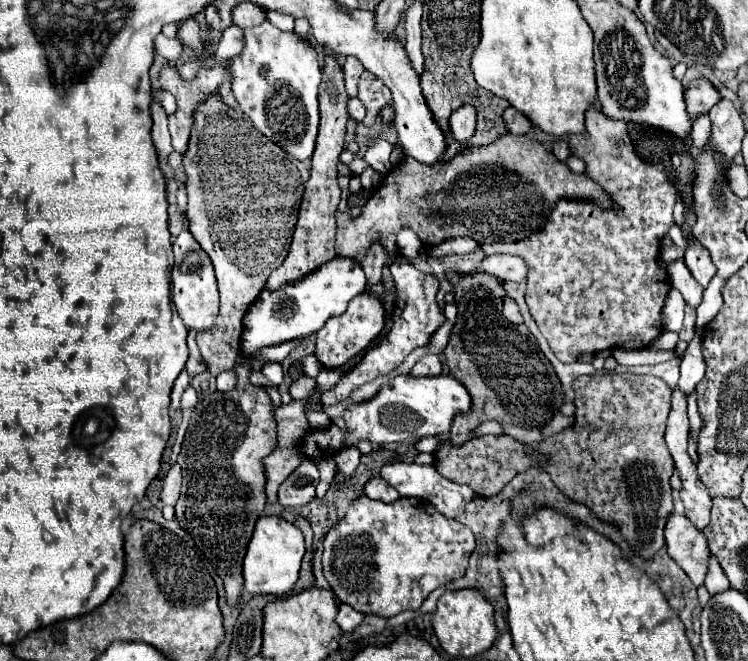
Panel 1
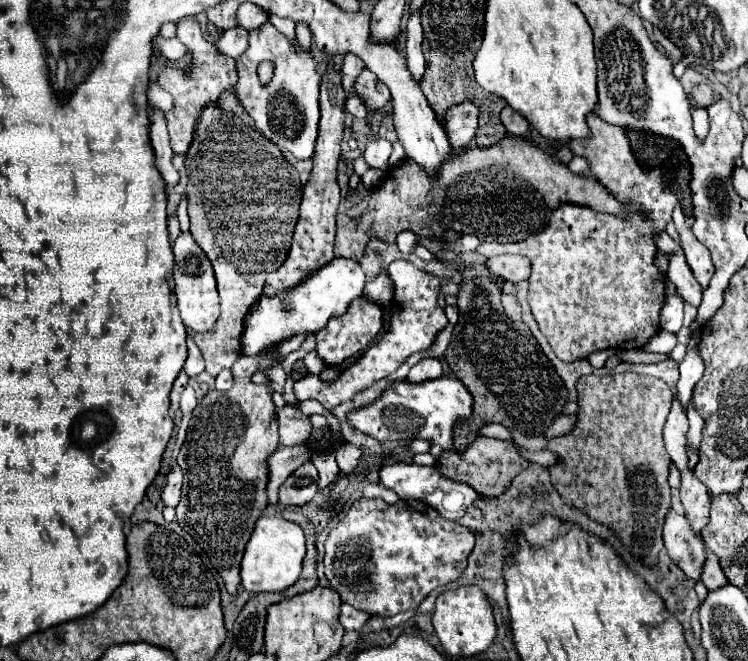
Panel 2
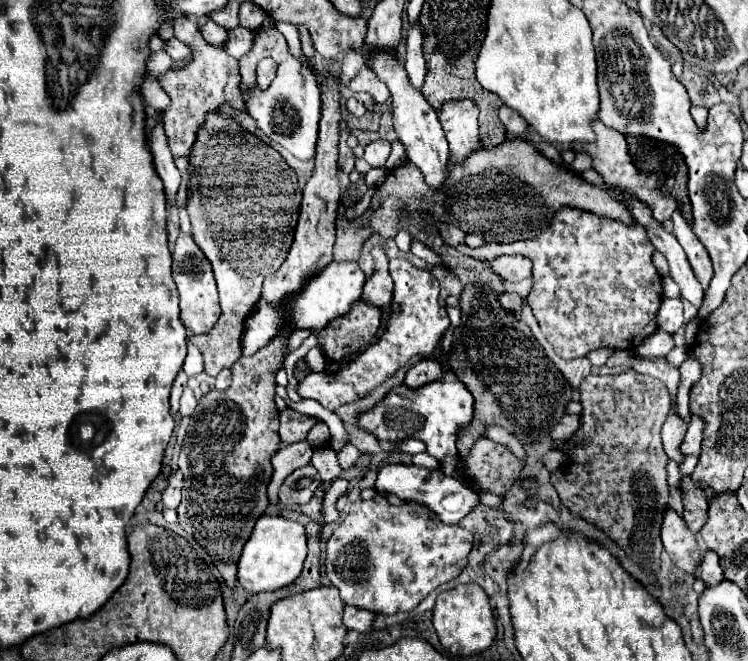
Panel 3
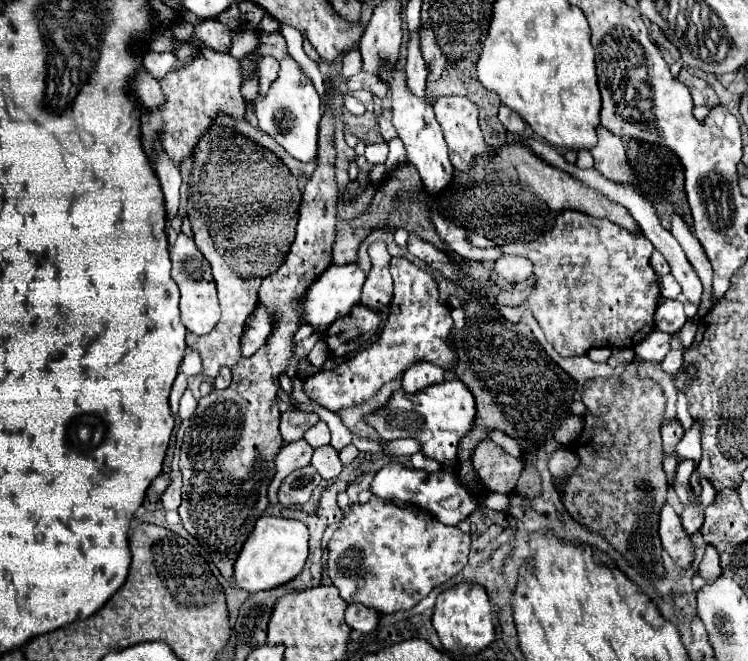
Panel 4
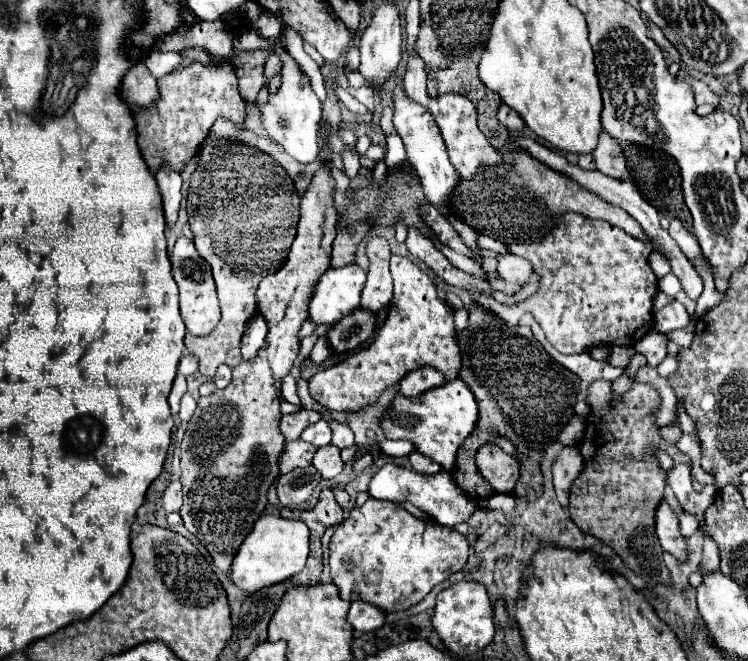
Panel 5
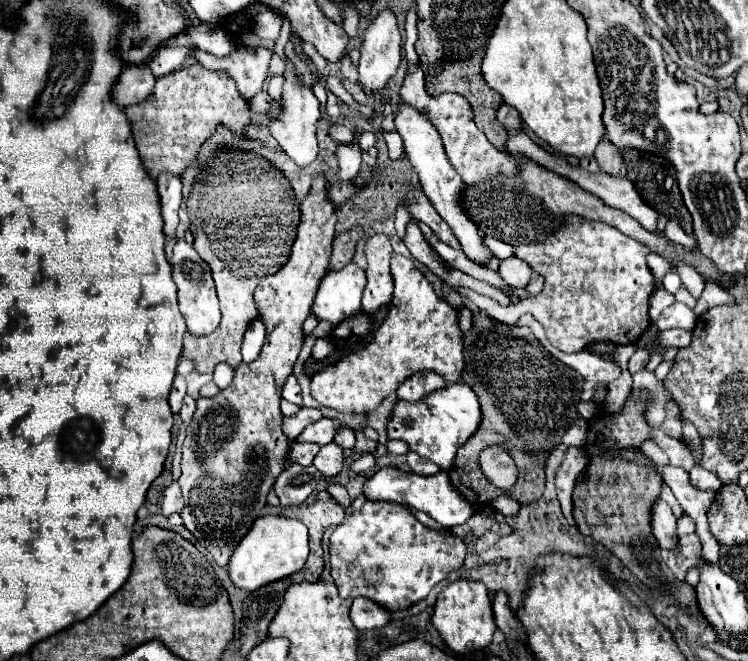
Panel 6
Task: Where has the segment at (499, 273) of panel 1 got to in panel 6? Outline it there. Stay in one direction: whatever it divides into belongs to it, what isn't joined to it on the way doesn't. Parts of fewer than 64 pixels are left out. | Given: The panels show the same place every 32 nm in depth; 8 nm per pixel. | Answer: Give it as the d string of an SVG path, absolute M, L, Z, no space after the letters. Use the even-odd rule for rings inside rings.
M516 256L500 260L498 272L500 272L500 276L504 278L506 284L516 286L516 288L524 288L530 282L530 276L532 276L532 268Z

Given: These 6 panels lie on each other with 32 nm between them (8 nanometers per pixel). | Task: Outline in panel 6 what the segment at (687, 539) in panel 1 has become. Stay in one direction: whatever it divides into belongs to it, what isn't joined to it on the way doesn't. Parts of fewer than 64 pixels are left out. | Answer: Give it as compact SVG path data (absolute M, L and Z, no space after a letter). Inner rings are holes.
M664 500L656 502L652 512L652 532L662 548L676 550L678 548L678 534L676 534L676 516L672 514L670 506Z

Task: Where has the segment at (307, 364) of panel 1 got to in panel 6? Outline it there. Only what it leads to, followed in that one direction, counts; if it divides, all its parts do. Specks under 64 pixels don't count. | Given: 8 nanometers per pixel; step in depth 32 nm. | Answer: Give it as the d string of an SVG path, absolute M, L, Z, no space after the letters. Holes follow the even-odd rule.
M326 336L326 338L318 338L316 344L314 344L314 348L312 348L312 358L320 362L320 360L324 360L334 348L336 348L336 346L332 344L332 338L330 338L330 336Z

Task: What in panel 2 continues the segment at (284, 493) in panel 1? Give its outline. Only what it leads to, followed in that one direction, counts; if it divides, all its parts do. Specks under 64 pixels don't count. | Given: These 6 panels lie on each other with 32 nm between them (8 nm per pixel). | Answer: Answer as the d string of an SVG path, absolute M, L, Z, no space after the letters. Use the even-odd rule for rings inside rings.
M304 462L280 486L280 504L304 506L314 498L316 486L318 486L318 470L312 462Z

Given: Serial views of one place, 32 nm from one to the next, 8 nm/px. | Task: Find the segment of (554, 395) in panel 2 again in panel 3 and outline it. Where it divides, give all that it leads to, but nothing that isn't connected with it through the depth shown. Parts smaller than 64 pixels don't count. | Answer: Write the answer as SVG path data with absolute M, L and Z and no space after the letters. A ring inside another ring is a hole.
M468 284L460 294L460 310L462 326L454 328L448 362L476 402L472 422L458 434L458 454L466 456L474 440L484 436L484 428L492 424L498 424L512 434L522 434L528 440L546 436L564 416L564 408L572 394L554 362L544 354L524 322L506 316L498 302L498 294L490 286Z

